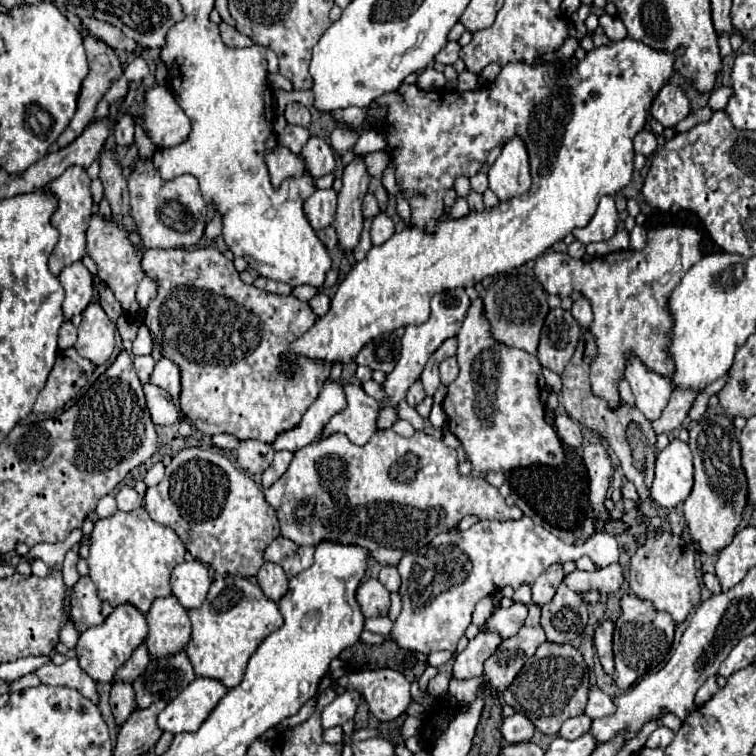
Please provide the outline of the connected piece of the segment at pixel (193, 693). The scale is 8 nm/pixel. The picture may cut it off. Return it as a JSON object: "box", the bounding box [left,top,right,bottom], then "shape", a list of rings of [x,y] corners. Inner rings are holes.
{"box":[159,677,227,735],"shape":[[[197,677],[159,713],[159,729],[173,735],[183,731],[197,731],[225,693],[227,689],[221,685],[221,681]]]}

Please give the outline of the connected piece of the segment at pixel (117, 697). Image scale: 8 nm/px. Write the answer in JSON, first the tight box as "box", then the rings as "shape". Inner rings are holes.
{"box":[109,683,135,727],"shape":[[[113,683],[109,703],[111,703],[111,711],[113,711],[113,717],[115,717],[115,723],[121,727],[127,721],[127,717],[135,711],[133,687],[129,683]]]}

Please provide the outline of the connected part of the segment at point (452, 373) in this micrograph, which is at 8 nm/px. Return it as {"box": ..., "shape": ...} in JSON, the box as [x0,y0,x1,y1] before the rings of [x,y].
{"box":[439,357,459,385],"shape":[[[449,357],[449,361],[443,361],[443,363],[441,363],[439,371],[441,371],[441,383],[443,383],[443,385],[451,385],[451,383],[457,379],[457,375],[459,375],[457,359],[455,359],[455,357]]]}

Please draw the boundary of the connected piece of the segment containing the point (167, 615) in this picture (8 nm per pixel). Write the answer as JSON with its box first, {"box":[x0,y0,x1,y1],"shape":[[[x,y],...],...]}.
{"box":[145,597,191,659],"shape":[[[175,597],[157,599],[147,613],[147,623],[149,635],[145,645],[151,659],[175,655],[189,643],[191,621]]]}

